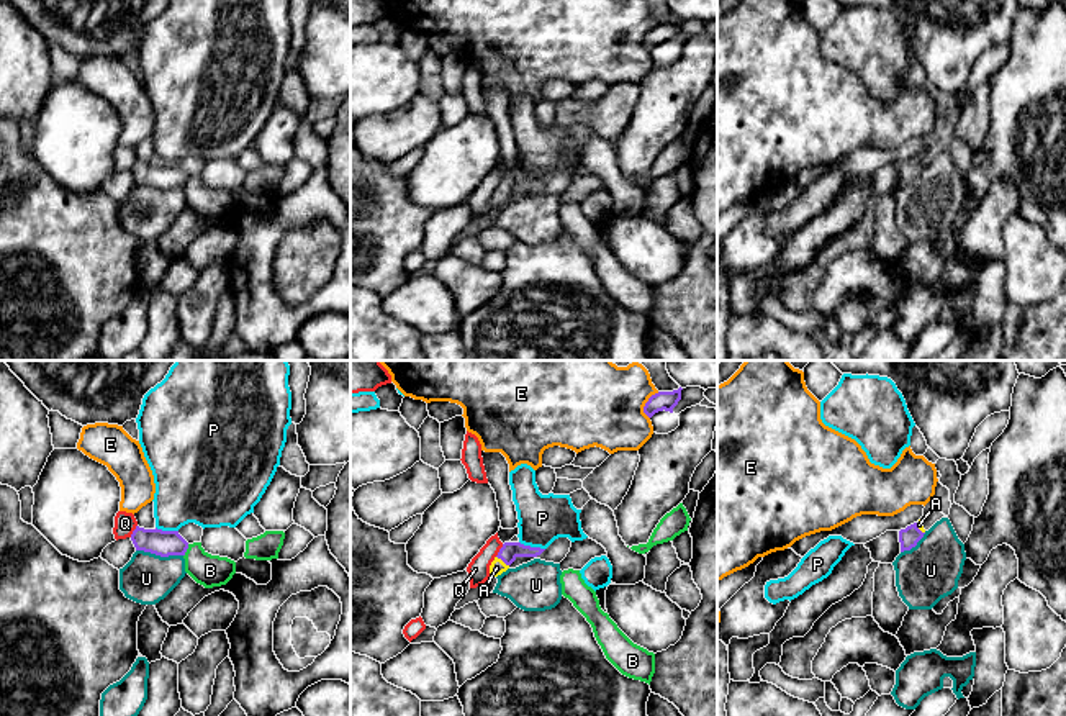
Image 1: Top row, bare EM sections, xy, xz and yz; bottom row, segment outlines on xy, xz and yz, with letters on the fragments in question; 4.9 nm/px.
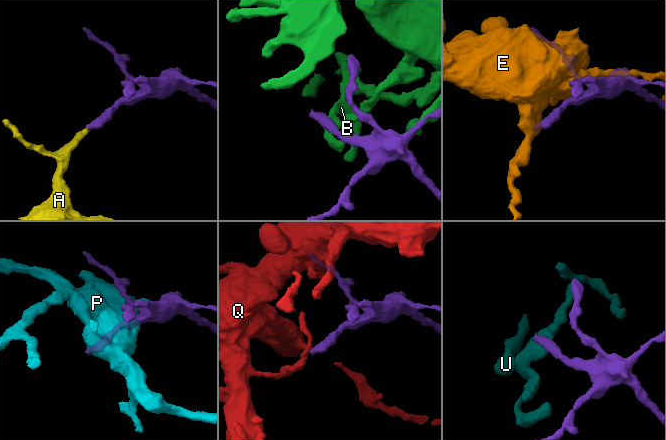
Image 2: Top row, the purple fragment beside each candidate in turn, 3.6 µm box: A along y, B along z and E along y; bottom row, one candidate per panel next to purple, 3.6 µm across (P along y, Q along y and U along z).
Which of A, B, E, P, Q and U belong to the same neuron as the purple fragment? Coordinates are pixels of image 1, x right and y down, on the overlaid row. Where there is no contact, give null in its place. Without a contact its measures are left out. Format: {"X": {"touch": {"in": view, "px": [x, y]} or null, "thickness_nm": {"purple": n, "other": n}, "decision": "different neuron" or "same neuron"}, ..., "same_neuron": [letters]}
{"A": {"touch": {"in": "xz", "px": [503, 561]}, "thickness_nm": {"purple": 90, "other": 70}, "decision": "same neuron"}, "B": {"touch": {"in": "xy", "px": [185, 551]}, "thickness_nm": {"purple": 130, "other": 160}, "decision": "different neuron"}, "E": {"touch": {"in": "xz", "px": [645, 403]}, "thickness_nm": {"purple": 100, "other": 420}, "decision": "different neuron"}, "P": {"touch": {"in": "xz", "px": [532, 548]}, "thickness_nm": {"purple": 90, "other": 240}, "decision": "different neuron"}, "Q": {"touch": {"in": "xz", "px": [500, 551]}, "thickness_nm": {"purple": 90, "other": 110}, "decision": "different neuron"}, "U": {"touch": {"in": "xy", "px": [159, 554]}, "thickness_nm": {"purple": 130, "other": 240}, "decision": "different neuron"}, "same_neuron": ["A"]}

